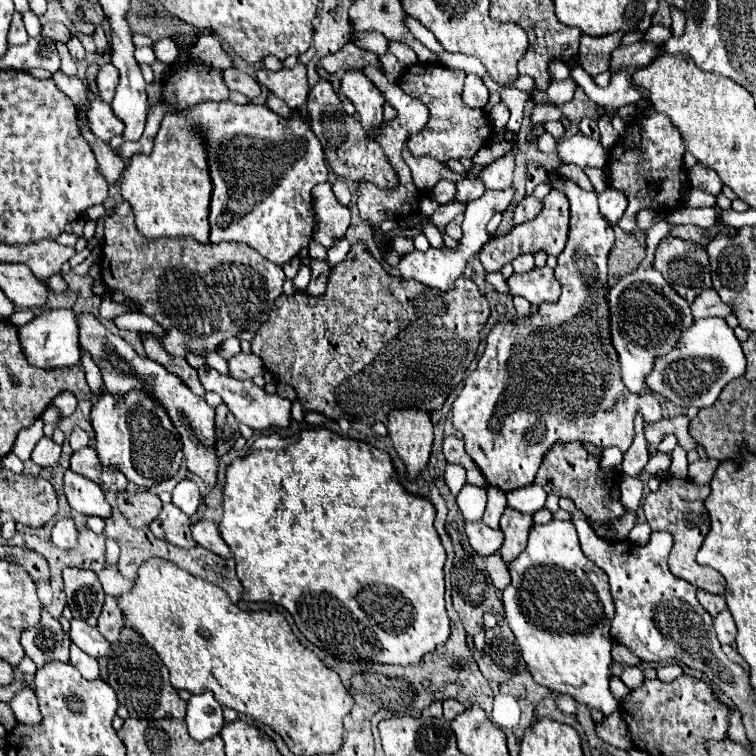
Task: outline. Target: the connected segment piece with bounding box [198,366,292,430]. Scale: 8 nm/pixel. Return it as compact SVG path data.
M202 366L202 368L198 368L198 374L200 374L202 386L206 390L212 390L212 392L220 394L220 398L224 400L224 404L228 406L228 410L234 414L234 418L240 424L246 424L252 430L264 430L264 428L270 428L270 426L276 426L276 428L286 428L288 426L290 408L292 408L290 400L286 400L278 394L266 394L252 380L236 380L236 378L230 378L230 376L222 376L214 368Z

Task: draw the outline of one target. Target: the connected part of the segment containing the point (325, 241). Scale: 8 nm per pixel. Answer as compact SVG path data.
M330 182L318 184L312 190L312 200L314 200L314 212L318 212L318 236L314 236L314 240L330 248L334 244L334 238L344 236L348 230L350 208L338 202Z

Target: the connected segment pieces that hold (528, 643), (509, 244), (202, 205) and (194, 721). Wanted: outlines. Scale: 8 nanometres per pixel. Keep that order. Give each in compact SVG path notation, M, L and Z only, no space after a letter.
M562 520L534 524L526 550L514 562L510 562L508 568L512 576L512 586L508 586L502 594L504 612L534 680L558 694L568 694L580 704L598 708L606 716L610 716L618 708L618 702L610 692L610 652L614 646L614 640L610 636L610 620L614 618L614 604L610 596L608 576L602 574L600 568L594 566L594 562L588 560L580 550L574 524Z
M552 190L544 200L544 208L540 212L540 216L536 216L536 220L526 222L516 226L508 236L504 238L490 238L488 244L484 244L482 252L480 252L480 262L484 266L486 272L500 272L504 264L512 262L518 254L526 254L526 252L538 252L538 250L546 250L548 254L558 256L568 240L568 228L570 228L570 204L566 200L566 194L562 194L560 190Z
M164 116L152 154L134 156L124 170L122 196L132 206L138 232L148 240L164 236L192 236L206 244L210 234L210 192L212 184L206 170L206 152L202 152L202 140L198 140L194 132L190 134L190 124L186 124L182 116Z
M204 690L202 694L194 694L190 698L184 720L188 724L190 736L198 742L204 742L220 734L224 726L222 706L214 700L210 690Z

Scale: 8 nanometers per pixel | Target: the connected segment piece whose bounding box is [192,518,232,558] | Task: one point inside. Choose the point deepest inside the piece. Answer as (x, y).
(205, 532)

